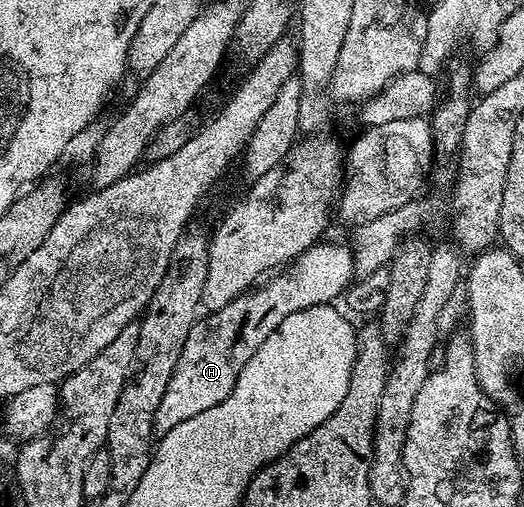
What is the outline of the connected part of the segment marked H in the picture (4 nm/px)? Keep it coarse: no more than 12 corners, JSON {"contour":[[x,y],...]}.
{"contour":[[309,247],[193,324],[152,425],[222,404],[282,320],[335,303],[352,248]]}

